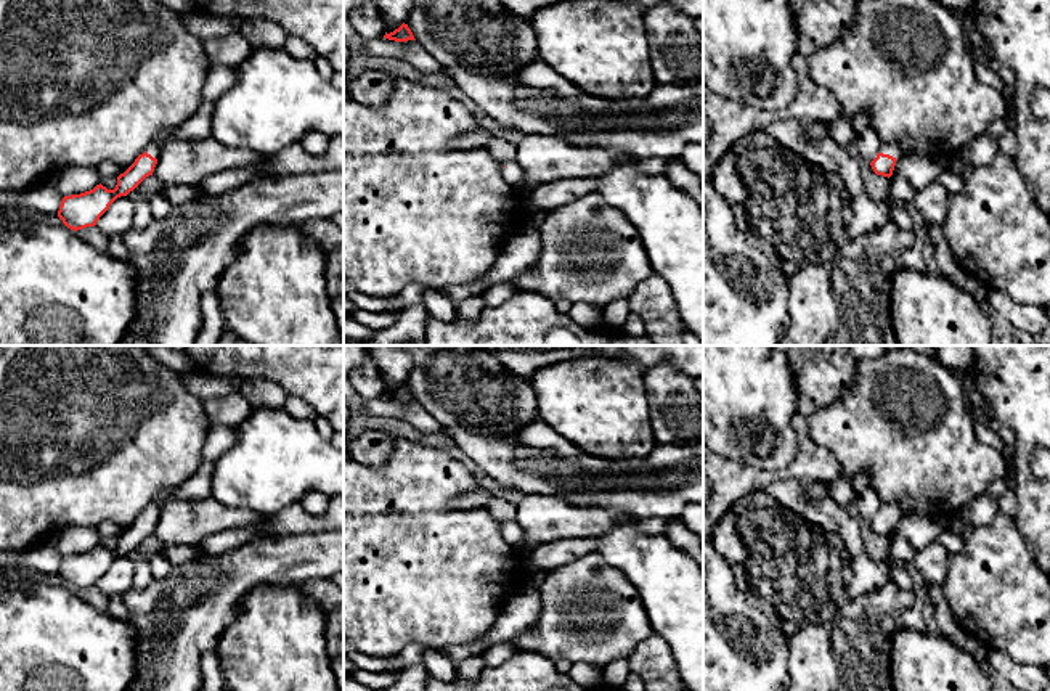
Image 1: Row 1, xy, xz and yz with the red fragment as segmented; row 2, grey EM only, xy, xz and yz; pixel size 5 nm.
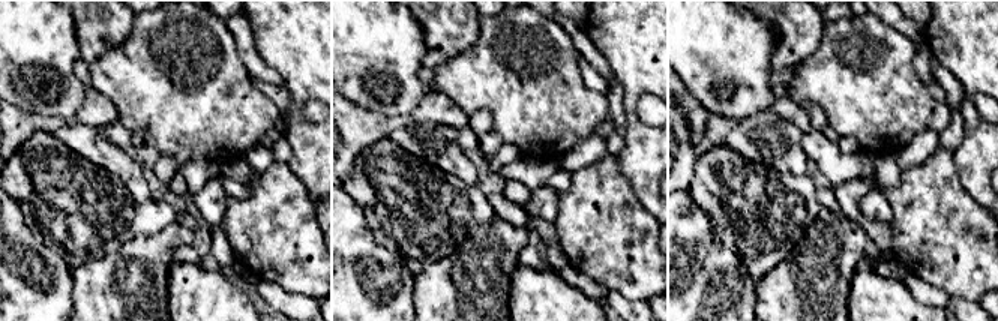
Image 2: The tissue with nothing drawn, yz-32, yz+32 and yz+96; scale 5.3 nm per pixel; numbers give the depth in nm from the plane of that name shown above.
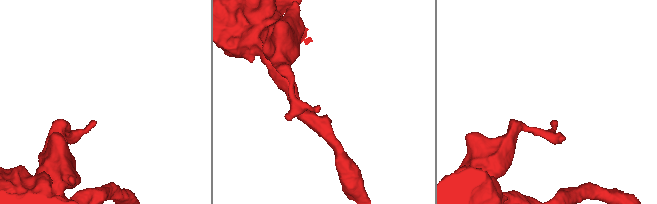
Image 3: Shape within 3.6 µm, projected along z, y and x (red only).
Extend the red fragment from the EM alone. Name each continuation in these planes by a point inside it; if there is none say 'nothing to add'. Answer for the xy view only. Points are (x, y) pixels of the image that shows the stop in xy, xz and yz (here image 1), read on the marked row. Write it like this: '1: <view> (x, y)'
1: xy (154, 147)

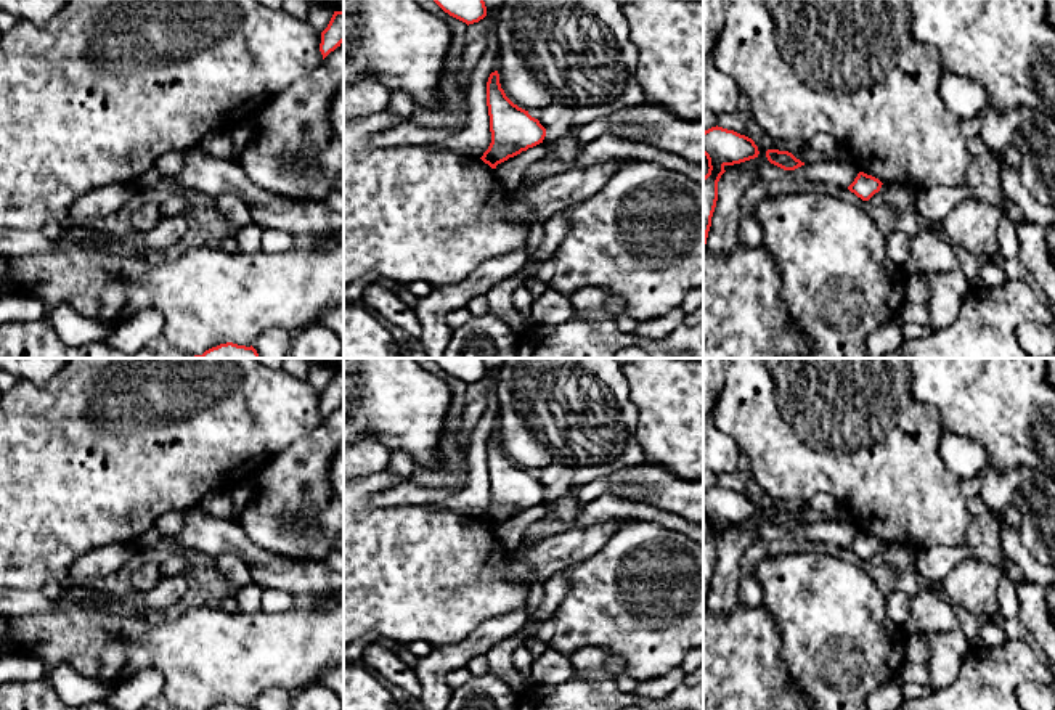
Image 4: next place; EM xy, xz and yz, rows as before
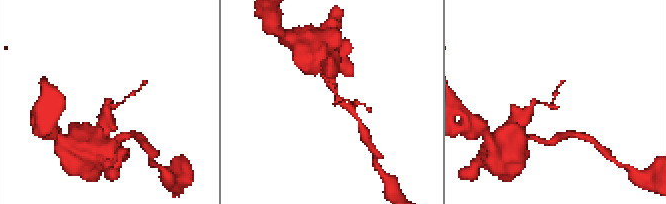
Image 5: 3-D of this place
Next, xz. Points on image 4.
nothing to add

